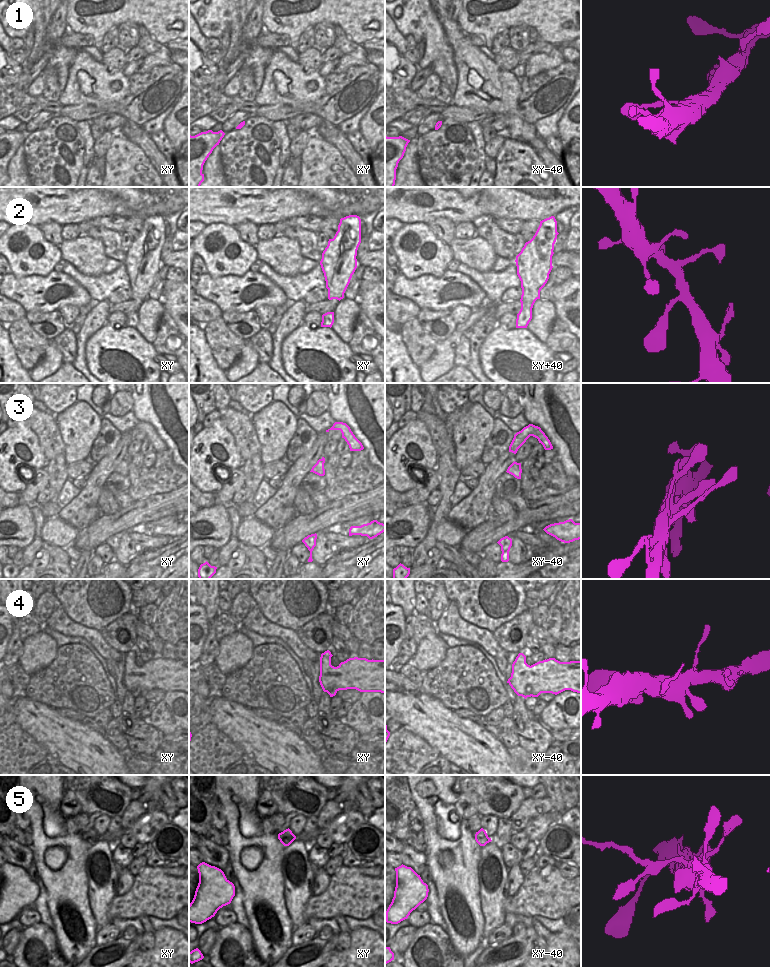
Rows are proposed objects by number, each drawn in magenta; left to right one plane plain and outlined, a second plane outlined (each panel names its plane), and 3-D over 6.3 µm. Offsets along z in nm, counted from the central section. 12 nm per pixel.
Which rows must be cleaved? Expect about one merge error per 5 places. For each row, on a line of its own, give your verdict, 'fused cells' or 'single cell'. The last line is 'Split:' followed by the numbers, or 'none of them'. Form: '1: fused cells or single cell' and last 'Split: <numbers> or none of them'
1: single cell
2: single cell
3: single cell
4: single cell
5: fused cells
Split: 5

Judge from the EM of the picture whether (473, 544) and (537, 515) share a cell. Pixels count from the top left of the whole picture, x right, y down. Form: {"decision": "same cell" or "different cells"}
{"decision": "same cell"}

